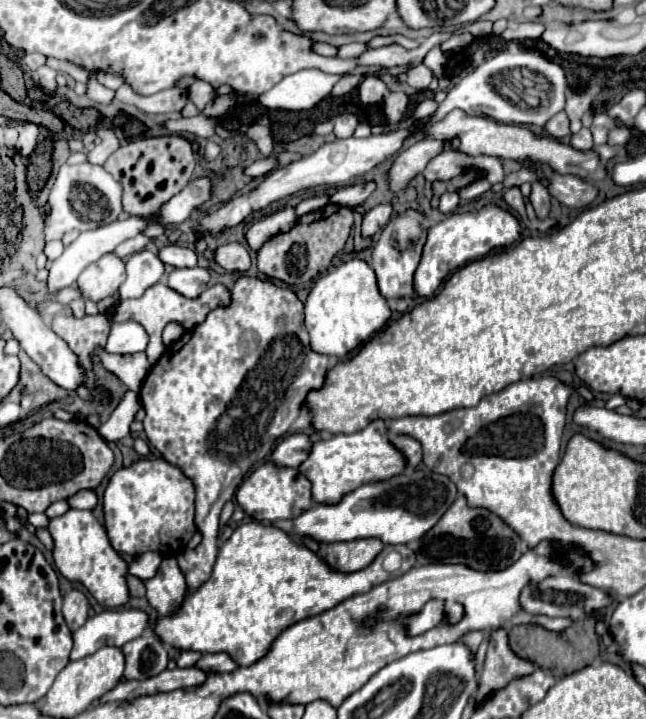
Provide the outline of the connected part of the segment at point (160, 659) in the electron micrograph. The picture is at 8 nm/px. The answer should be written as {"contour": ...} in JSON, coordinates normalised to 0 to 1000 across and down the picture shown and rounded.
{"contour":[[[217,885],[189,898],[195,912],[195,932],[192,943],[198,946],[226,946],[232,940],[248,937],[260,924],[260,907],[248,887]]]}

